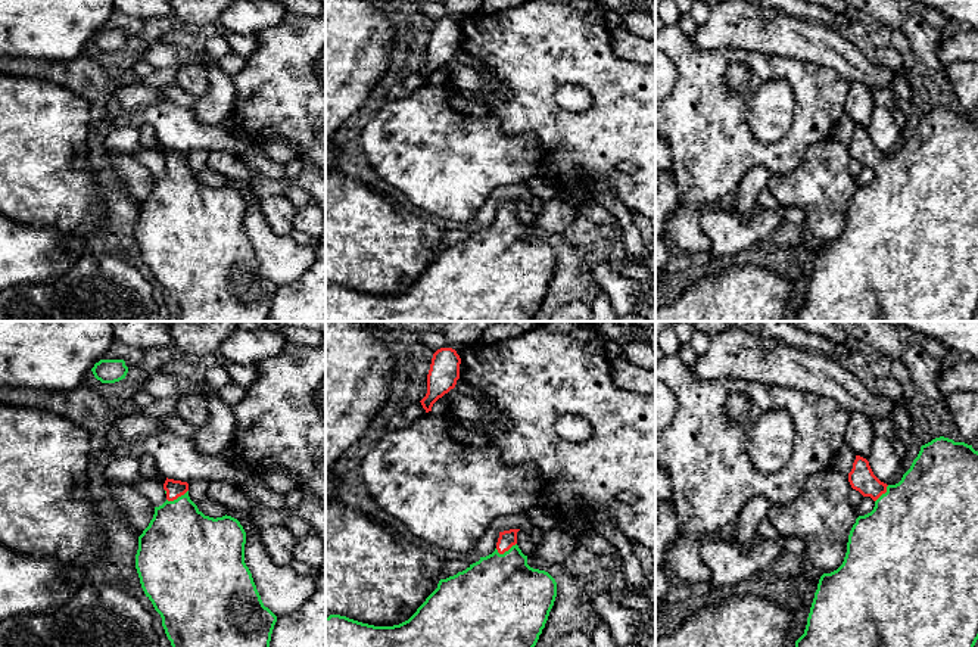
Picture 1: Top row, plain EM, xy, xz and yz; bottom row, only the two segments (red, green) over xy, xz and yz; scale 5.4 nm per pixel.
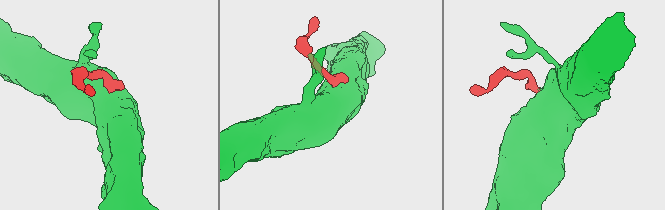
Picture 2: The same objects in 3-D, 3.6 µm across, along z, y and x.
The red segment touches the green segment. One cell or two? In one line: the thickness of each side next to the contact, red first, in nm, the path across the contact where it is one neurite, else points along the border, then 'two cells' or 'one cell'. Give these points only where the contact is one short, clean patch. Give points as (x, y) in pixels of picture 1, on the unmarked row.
90/460 nm | across xz (507, 208), (505, 220), (501, 266) | one cell

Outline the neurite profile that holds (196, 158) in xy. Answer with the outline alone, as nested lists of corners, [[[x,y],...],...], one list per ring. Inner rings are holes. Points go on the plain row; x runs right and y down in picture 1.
[[[191,150],[189,153],[189,167],[190,169],[197,174],[202,167],[206,165],[209,158],[209,152],[206,150]]]

